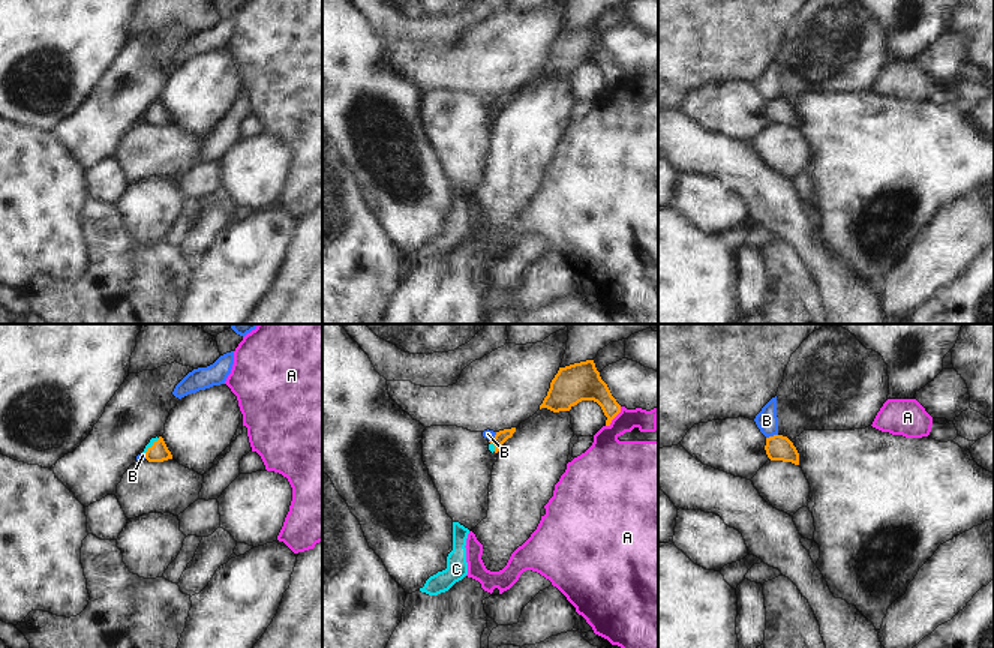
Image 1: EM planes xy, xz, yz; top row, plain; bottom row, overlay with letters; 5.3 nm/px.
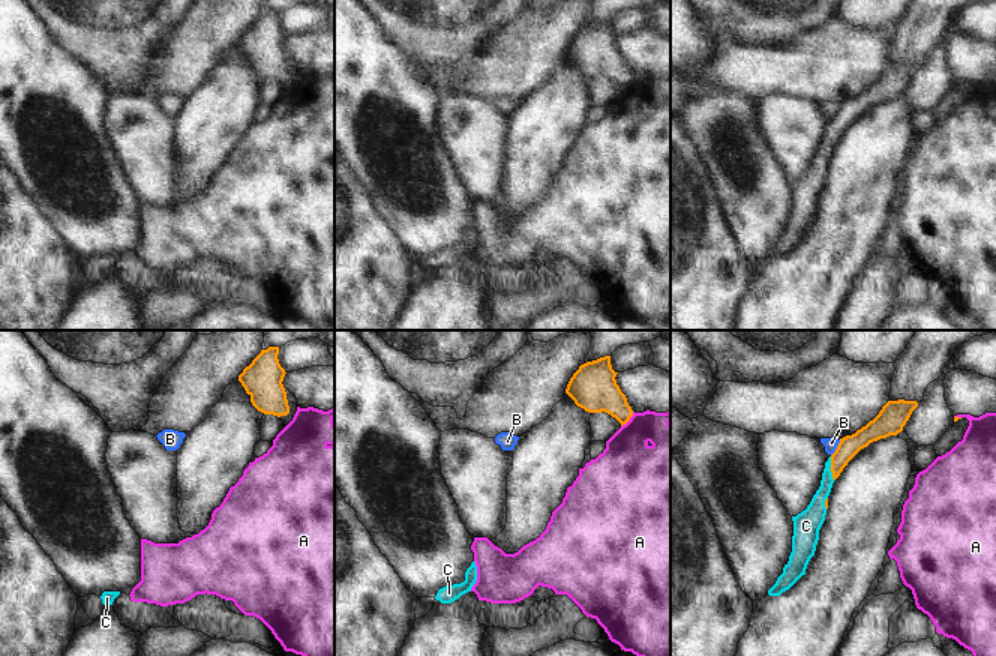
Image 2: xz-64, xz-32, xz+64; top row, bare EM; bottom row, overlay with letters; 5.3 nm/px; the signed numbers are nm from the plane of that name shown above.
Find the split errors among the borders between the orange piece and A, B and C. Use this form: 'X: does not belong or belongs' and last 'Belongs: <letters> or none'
A: does not belong
B: does not belong
C: belongs
Belongs: C

